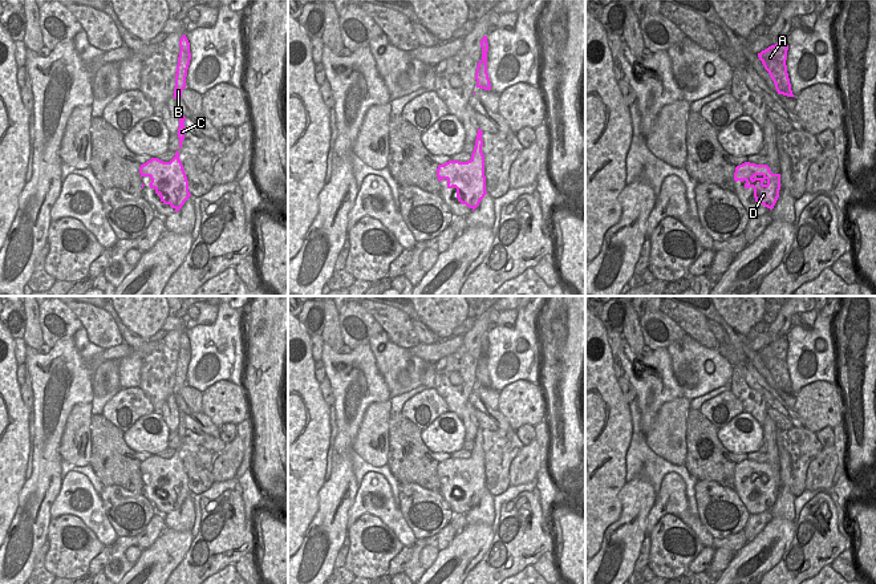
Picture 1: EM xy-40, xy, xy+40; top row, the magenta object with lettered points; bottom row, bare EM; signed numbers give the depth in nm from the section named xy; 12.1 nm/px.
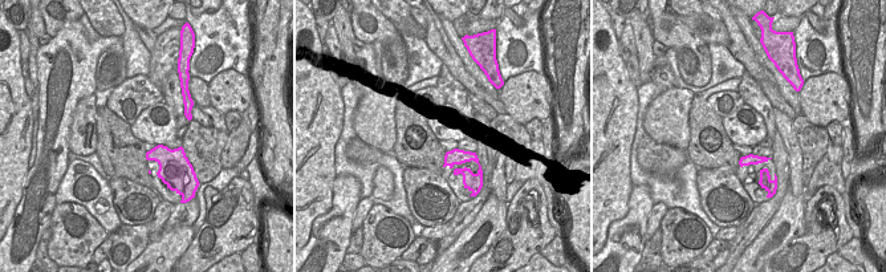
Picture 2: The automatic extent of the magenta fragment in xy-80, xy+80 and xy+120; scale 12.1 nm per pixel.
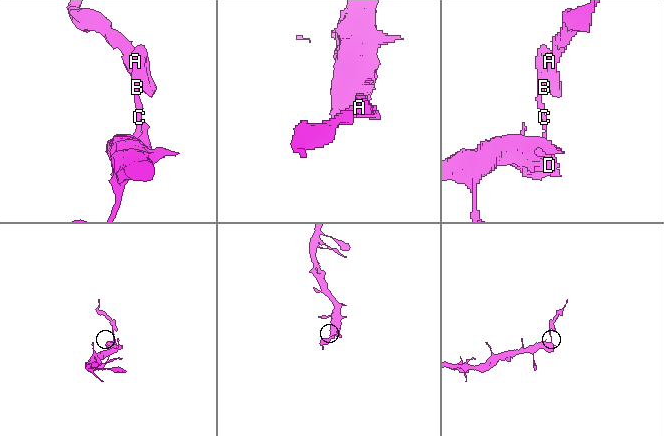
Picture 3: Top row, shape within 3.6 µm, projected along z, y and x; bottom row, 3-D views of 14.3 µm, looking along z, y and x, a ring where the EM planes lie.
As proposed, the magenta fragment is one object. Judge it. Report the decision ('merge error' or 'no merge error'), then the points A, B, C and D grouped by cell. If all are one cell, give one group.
no merge error; groups A B C D

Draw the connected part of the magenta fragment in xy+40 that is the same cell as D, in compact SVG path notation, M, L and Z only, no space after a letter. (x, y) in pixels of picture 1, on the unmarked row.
M745 459L735 465L734 478L745 478L745 486L754 486L755 499L774 506L779 495L780 471L772 471L767 462Z

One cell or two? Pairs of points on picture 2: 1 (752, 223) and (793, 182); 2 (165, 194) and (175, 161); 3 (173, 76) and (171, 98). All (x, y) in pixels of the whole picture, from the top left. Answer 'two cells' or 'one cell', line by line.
1: two cells
2: one cell
3: one cell

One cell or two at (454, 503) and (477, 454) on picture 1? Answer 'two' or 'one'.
one

